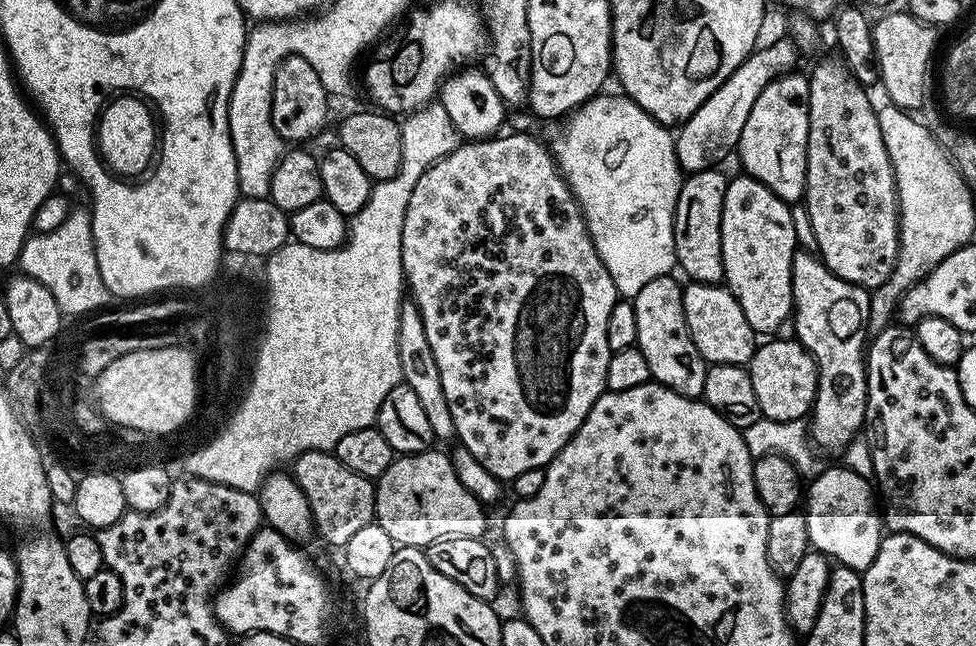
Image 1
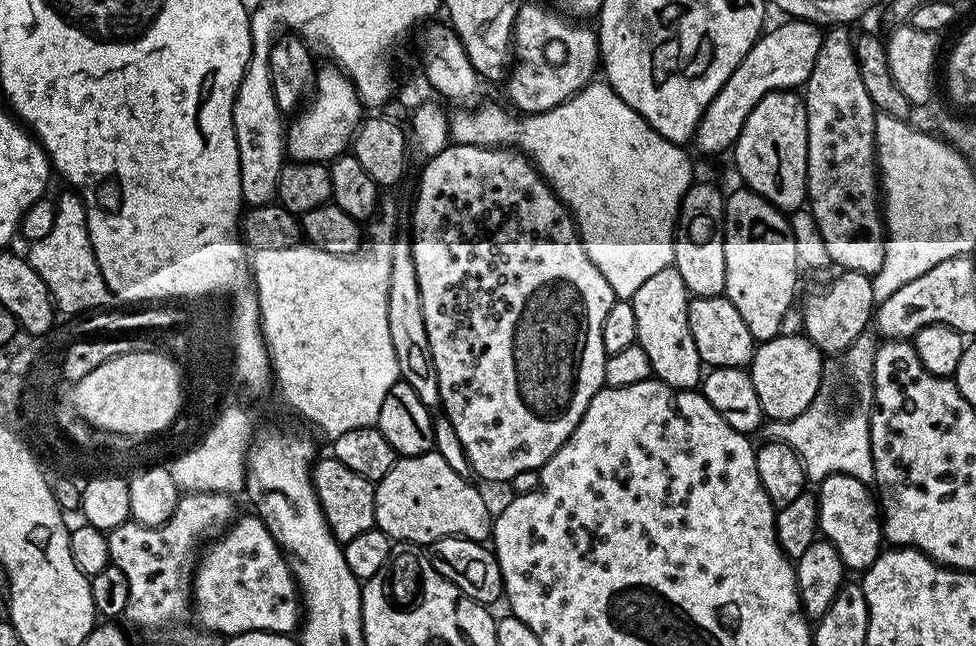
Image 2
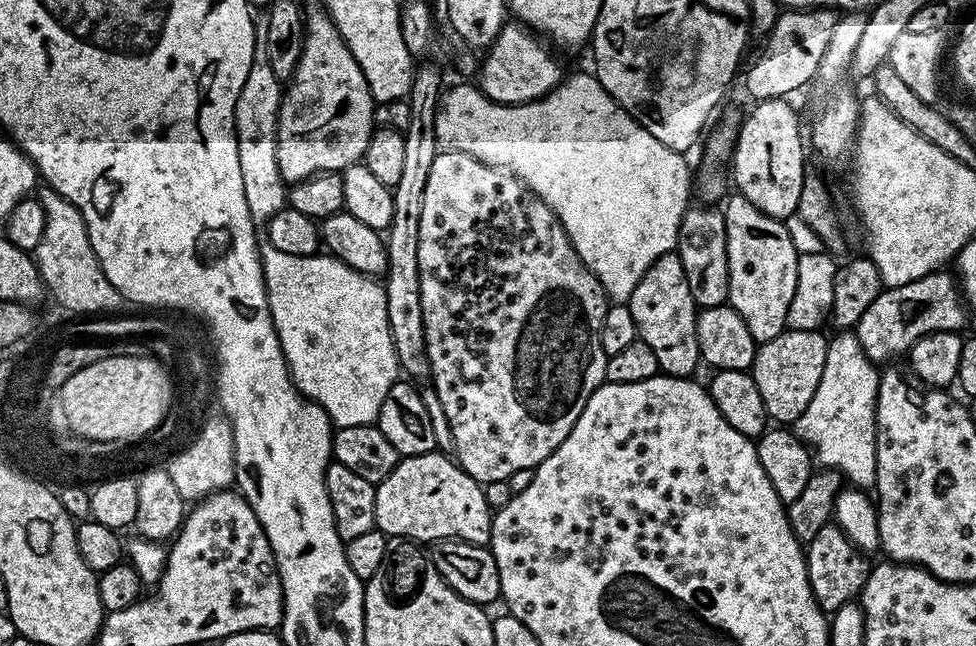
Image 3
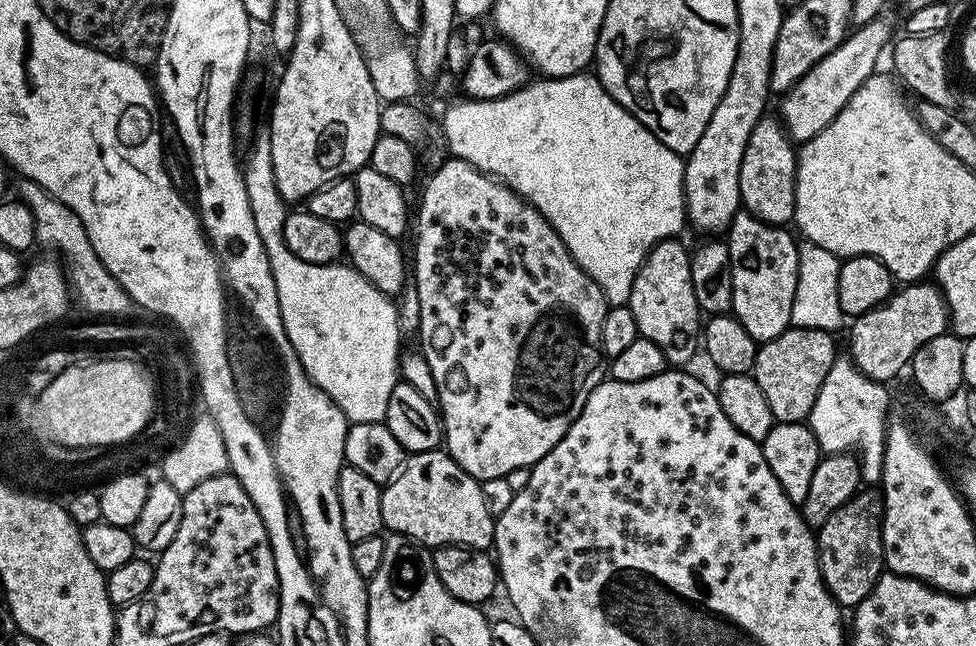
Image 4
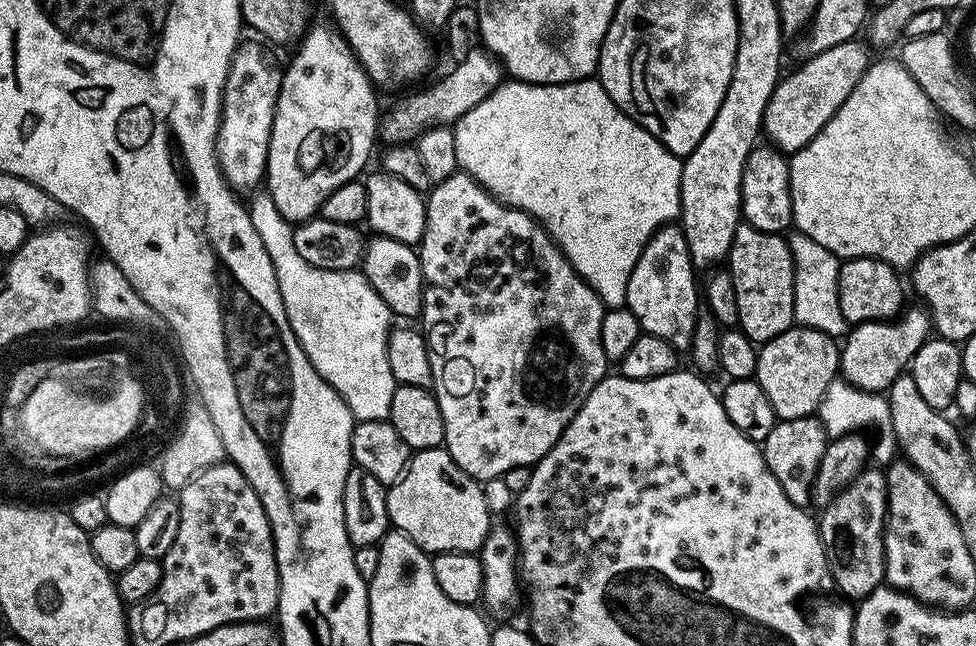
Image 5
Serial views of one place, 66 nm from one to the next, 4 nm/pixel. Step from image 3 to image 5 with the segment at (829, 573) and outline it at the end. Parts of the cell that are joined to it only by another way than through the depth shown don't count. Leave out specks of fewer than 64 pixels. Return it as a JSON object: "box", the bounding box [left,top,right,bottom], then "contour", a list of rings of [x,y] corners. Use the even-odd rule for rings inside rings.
{"box":[818,470,888,602],"contour":[[[865,470],[854,482],[847,484],[818,516],[820,537],[824,550],[832,563],[832,576],[836,587],[852,602],[859,602],[869,596],[875,588],[885,583],[884,579],[884,529],[888,523],[888,477],[883,471]]]}

